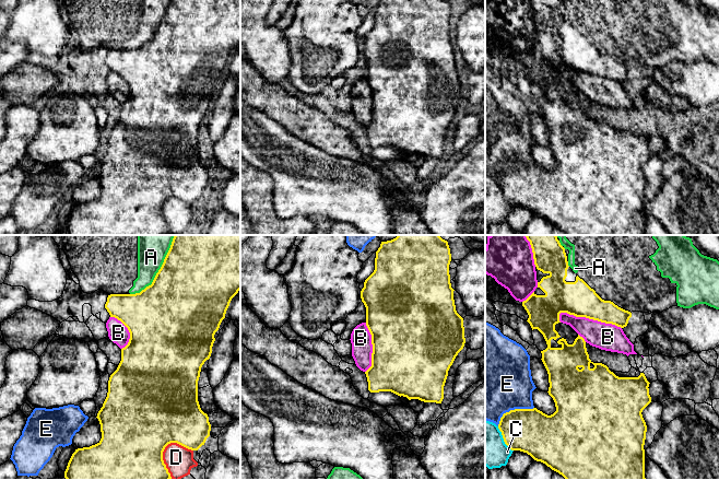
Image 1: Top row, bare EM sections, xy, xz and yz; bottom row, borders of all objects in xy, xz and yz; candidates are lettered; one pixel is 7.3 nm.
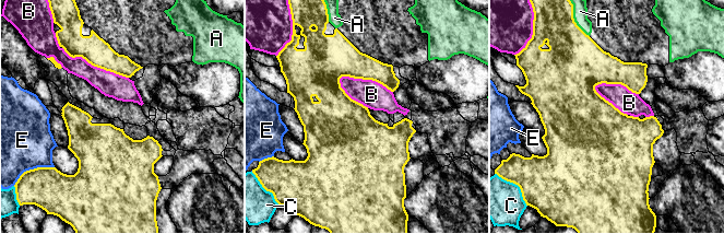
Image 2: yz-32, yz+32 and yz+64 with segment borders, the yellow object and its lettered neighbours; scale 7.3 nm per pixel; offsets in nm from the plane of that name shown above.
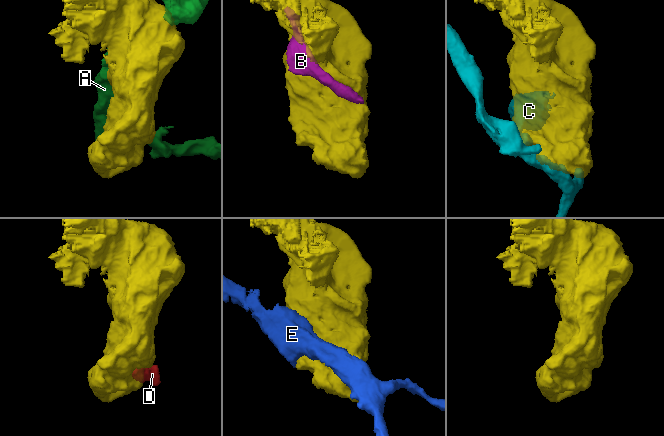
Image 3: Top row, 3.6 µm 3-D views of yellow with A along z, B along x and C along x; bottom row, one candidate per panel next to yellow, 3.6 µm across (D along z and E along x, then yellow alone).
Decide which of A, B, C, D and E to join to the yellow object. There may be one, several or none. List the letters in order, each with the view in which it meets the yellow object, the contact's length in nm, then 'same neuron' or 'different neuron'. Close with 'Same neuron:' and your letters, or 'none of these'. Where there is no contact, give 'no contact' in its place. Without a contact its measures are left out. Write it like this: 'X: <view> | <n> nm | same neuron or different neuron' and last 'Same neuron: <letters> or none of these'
A: xy | 480 nm | different neuron
B: yz | 480 nm | different neuron
C: yz | 220 nm | different neuron
D: xy | 280 nm | different neuron
E: yz | 300 nm | different neuron
Same neuron: none of these

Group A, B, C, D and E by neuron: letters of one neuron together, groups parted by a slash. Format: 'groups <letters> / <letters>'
groups A / B / C / D / E

